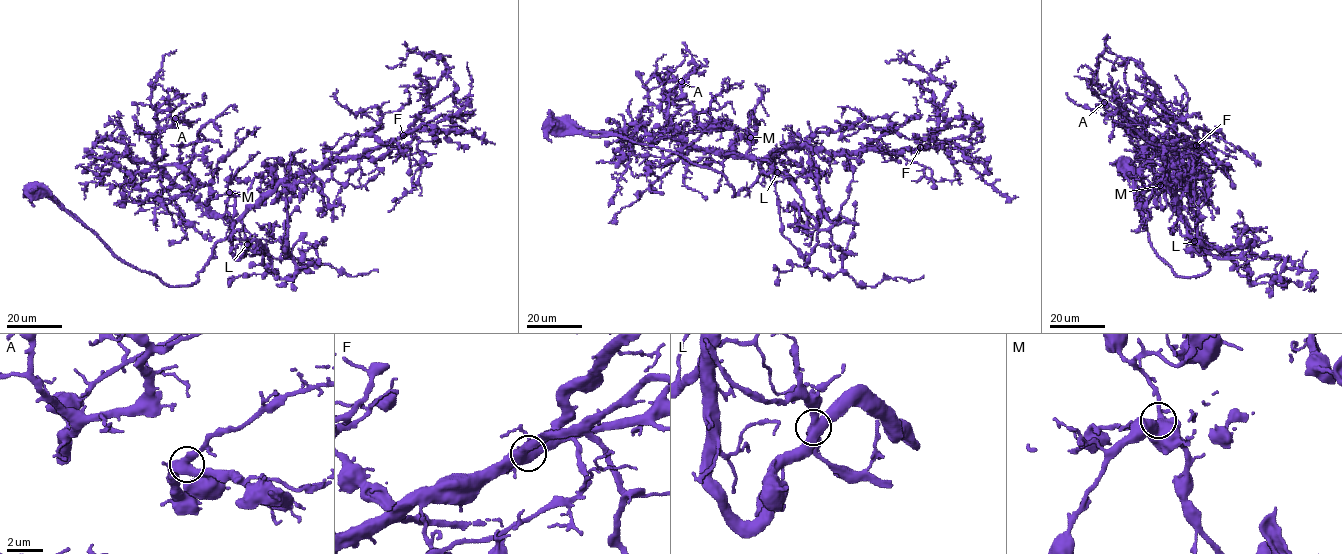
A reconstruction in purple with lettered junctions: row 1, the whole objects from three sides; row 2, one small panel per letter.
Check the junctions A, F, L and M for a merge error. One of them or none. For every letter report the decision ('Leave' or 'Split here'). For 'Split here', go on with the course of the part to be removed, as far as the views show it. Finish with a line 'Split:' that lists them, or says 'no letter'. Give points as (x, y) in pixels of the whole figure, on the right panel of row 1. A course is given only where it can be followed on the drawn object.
A: Leave
F: Leave
L: Split here. Course of the part to remove: (1194, 241), (1181, 234), (1179, 225)
M: Leave
Split: L

